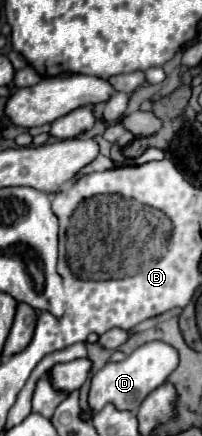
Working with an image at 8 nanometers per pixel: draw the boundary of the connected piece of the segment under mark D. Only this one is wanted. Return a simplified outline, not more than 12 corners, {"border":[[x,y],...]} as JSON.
{"border":[[148,342],[94,374],[88,406],[134,410],[178,366]]}

